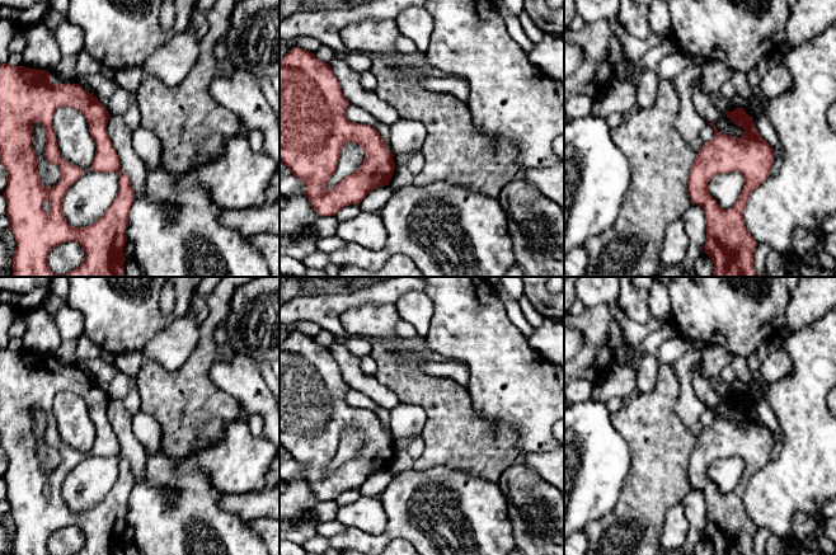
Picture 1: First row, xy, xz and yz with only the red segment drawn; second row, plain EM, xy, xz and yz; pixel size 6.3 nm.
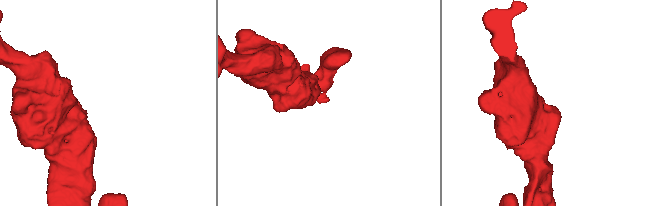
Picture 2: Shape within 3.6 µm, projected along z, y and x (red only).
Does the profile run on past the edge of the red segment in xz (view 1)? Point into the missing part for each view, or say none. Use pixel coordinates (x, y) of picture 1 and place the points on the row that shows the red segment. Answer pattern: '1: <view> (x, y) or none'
1: none

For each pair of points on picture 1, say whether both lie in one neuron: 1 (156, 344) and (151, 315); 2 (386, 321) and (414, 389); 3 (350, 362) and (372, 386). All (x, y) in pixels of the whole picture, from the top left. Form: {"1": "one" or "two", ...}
{"1": "two", "2": "two", "3": "one"}

